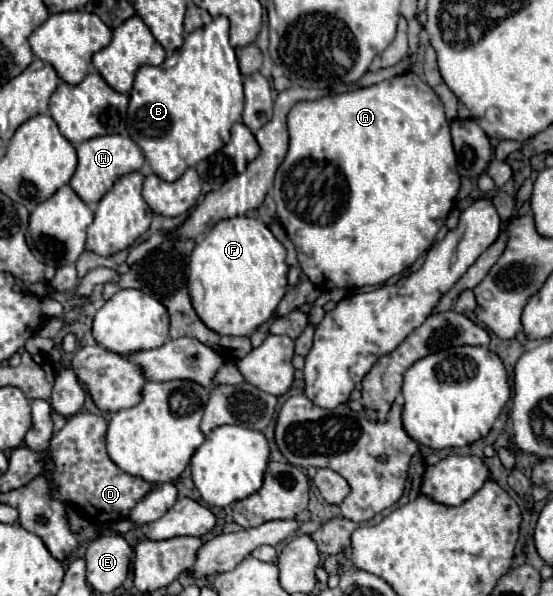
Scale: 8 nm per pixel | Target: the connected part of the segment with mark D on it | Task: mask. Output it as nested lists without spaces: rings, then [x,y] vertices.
[[[77,413],[67,419],[65,427],[53,435],[49,455],[55,461],[55,475],[47,477],[51,495],[69,501],[85,519],[95,523],[113,523],[125,519],[133,505],[151,491],[151,483],[121,471],[105,451],[107,421],[101,415]]]

